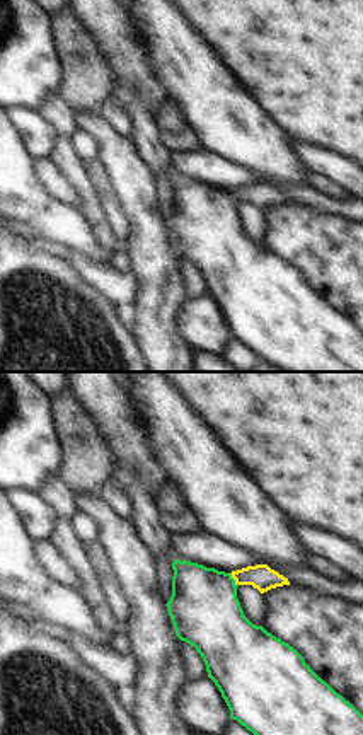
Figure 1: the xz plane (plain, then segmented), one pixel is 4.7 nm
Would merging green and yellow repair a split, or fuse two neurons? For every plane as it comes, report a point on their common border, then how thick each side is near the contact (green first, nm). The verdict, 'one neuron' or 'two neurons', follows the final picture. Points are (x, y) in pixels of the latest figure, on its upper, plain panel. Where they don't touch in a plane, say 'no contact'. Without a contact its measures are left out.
(234, 198) | 320/120 nm

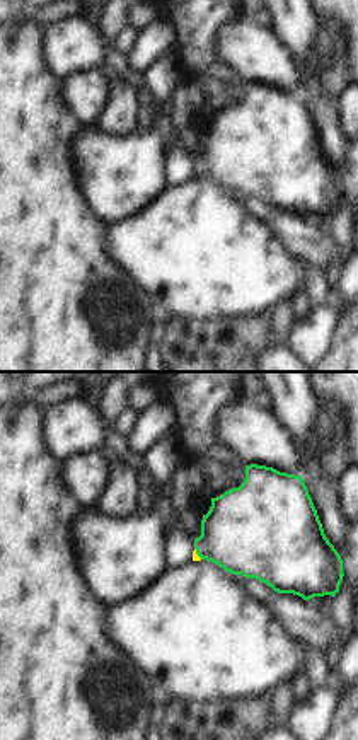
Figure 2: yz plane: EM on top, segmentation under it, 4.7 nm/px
(196, 171) | 400/30 nm

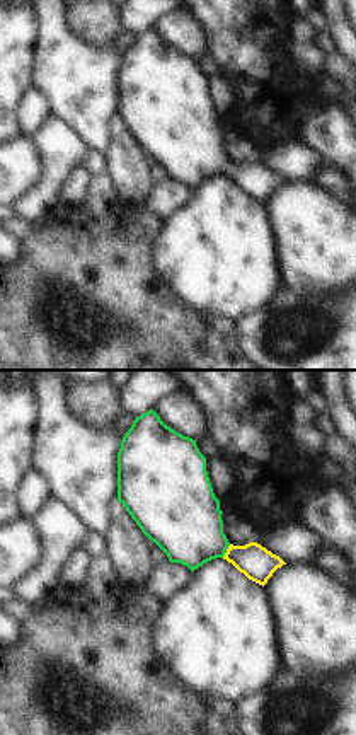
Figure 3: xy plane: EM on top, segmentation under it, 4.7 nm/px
(225, 169) | 360/160 nm

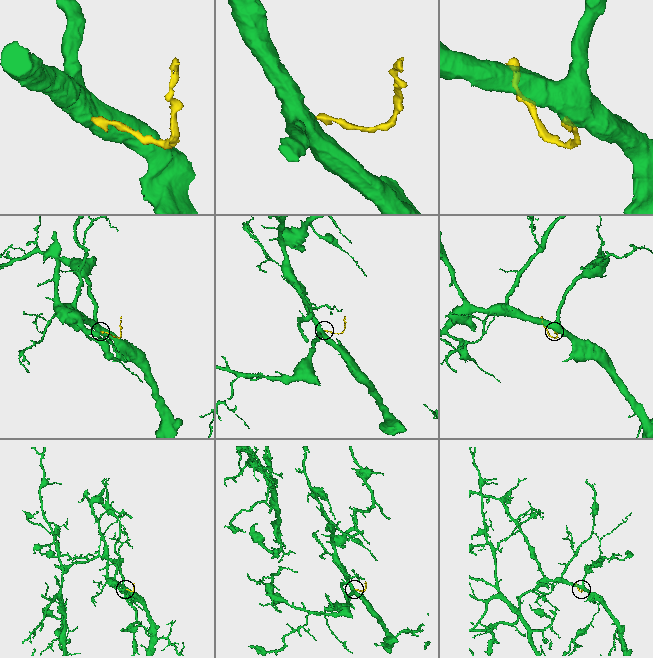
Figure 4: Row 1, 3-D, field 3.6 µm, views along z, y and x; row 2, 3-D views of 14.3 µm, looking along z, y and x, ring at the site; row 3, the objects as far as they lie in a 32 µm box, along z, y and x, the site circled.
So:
one neuron

